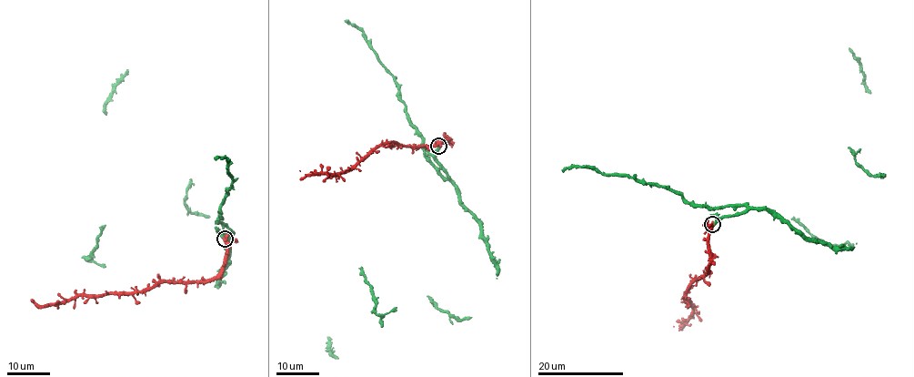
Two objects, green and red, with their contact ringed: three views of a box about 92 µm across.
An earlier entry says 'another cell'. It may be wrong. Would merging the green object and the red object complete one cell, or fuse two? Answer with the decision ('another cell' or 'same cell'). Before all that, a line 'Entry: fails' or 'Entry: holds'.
Entry: holds
another cell

